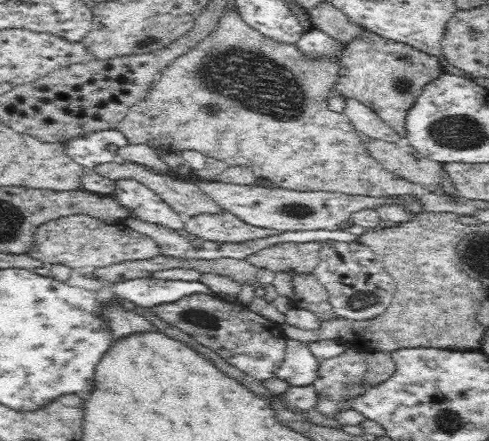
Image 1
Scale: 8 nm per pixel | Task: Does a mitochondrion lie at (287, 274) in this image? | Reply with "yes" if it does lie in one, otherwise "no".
no

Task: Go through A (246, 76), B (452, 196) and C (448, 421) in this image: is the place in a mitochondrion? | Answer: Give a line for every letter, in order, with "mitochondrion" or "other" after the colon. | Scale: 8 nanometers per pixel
A: mitochondrion
B: other
C: mitochondrion

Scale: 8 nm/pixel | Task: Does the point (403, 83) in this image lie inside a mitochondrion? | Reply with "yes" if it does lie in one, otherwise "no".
yes

